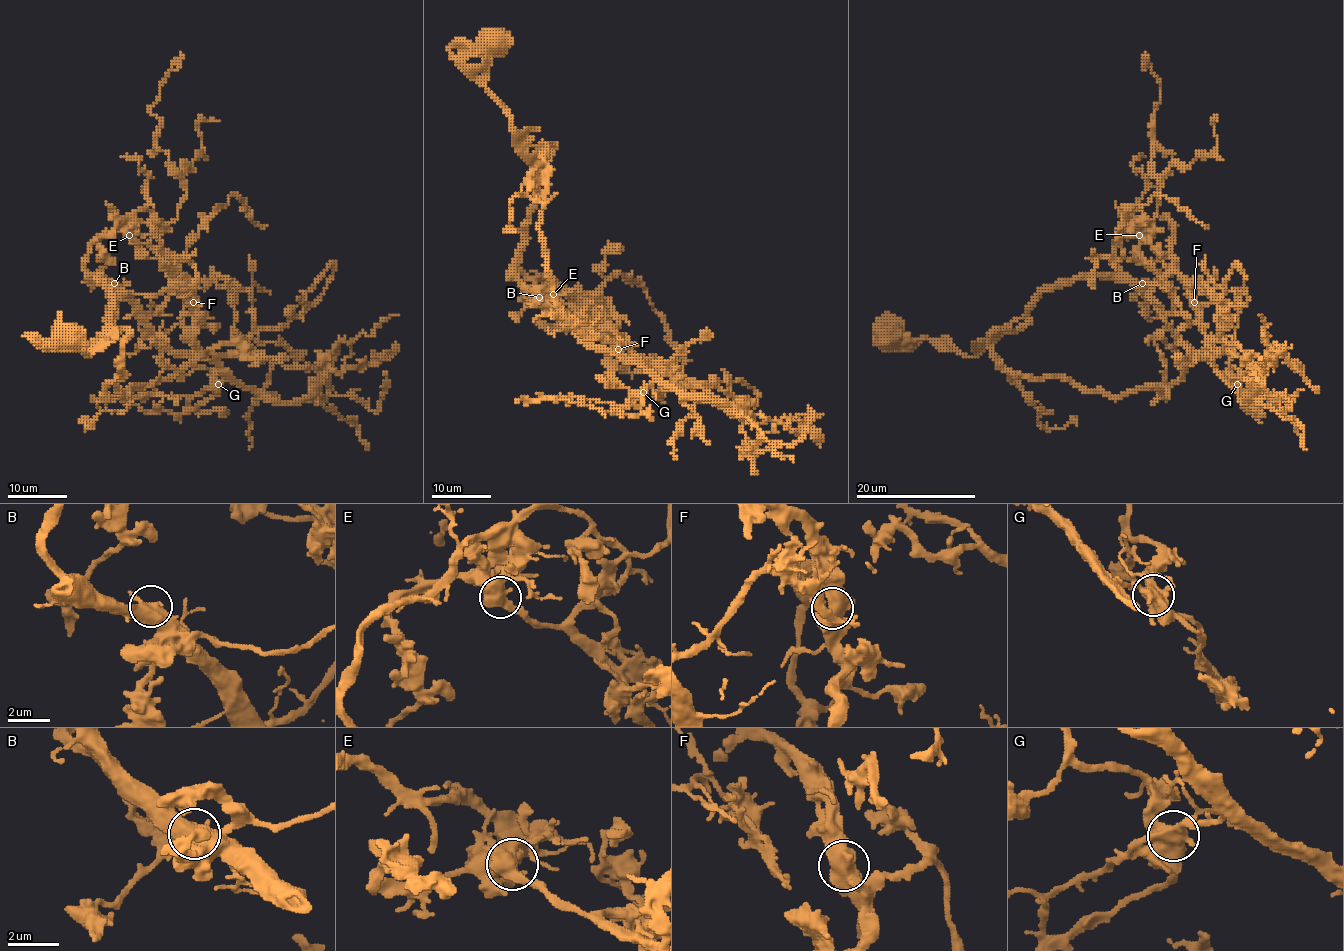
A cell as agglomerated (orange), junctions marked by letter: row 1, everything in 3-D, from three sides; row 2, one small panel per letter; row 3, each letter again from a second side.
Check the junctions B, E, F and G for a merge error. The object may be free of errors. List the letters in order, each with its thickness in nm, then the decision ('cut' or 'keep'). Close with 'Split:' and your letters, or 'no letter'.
B: calibre 500 nm; keep
E: calibre 500 nm; keep
F: calibre 550 nm; keep
G: calibre 550 nm; keep
Split: no letter

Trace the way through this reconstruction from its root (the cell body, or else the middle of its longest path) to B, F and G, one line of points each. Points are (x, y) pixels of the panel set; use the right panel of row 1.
B: (888, 338), (897, 334), (903, 341), (940, 340), (962, 356), (976, 356), (1046, 290), (1085, 277), (1142, 283)
F: (888, 338), (976, 356), (1043, 292), (1085, 277), (1124, 277), (1167, 316), (1161, 281), (1176, 272), (1194, 302)
G: (888, 338), (940, 340), (976, 356), (1043, 292), (1124, 277), (1237, 384)

